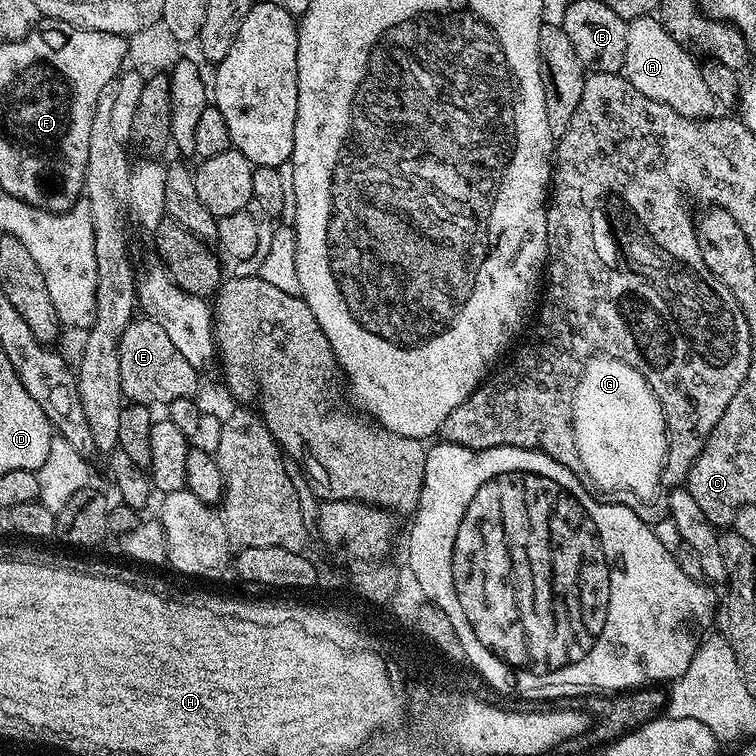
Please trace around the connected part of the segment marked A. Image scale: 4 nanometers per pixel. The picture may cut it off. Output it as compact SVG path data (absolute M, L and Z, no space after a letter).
M655 15L639 16L628 21L626 58L622 75L628 79L630 86L634 86L634 90L642 90L642 94L646 94L646 98L654 98L654 102L669 104L675 112L691 120L702 120L715 113L712 111L718 108L718 102L714 98L714 94L710 94L709 88L706 87L706 78L702 78L700 64L692 61L692 55L693 53L689 49L674 42L672 35L664 29L663 22Z

